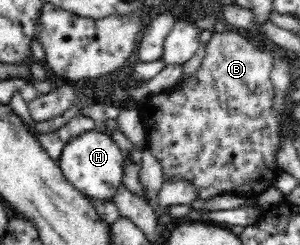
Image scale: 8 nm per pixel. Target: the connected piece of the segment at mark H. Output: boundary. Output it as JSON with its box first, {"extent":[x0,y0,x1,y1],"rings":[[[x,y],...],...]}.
{"extent":[57,129,124,199],"rings":[[[95,129],[82,131],[66,141],[62,153],[57,160],[64,177],[87,197],[96,199],[112,199],[118,185],[122,184],[122,165],[124,154],[120,147],[107,133]]]}

